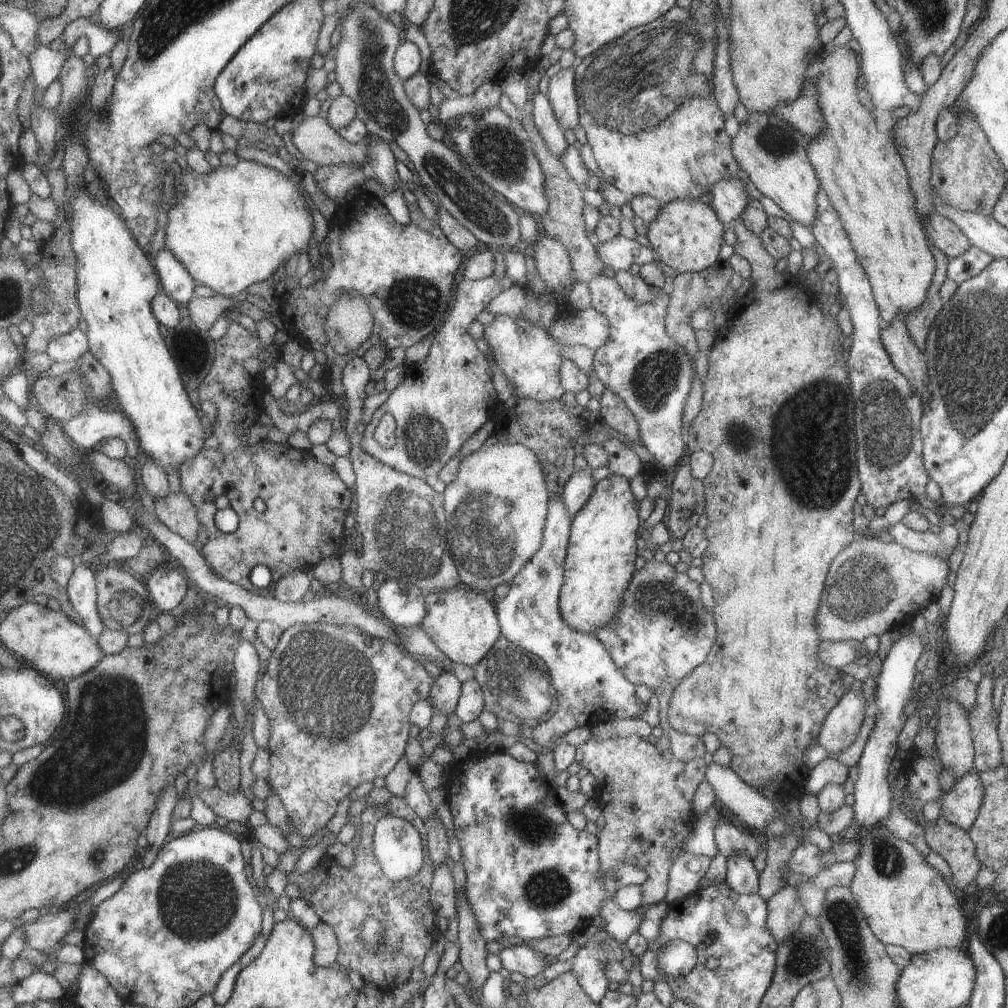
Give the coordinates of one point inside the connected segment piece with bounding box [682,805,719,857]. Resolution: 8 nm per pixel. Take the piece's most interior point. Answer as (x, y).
(701, 842)

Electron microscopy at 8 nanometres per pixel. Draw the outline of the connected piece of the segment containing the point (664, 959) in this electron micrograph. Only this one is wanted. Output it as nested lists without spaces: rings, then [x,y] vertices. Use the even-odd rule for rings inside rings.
[[[671,939],[658,950],[656,968],[664,976],[687,974],[696,963],[696,948],[681,939]]]

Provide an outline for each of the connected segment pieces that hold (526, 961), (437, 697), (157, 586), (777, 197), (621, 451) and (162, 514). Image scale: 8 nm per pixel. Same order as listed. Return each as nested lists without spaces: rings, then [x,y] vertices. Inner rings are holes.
[[[526,943],[511,945],[499,952],[502,967],[509,972],[519,972],[527,979],[549,966],[549,956],[532,950]]]
[[[441,671],[428,692],[428,703],[437,708],[445,716],[454,712],[457,699],[460,695],[460,679],[457,679],[453,672]]]
[[[162,565],[147,578],[150,600],[155,612],[175,613],[185,596],[186,577],[173,565]]]
[[[755,111],[747,113],[747,120],[738,124],[736,134],[730,138],[733,158],[762,196],[773,200],[795,222],[810,228],[812,218],[817,215],[816,192],[820,188],[806,155],[807,137],[778,116]]]
[[[611,437],[602,444],[602,447],[608,454],[608,468],[613,475],[622,476],[629,481],[644,470],[644,464],[639,461],[635,451],[621,440]]]
[[[179,490],[177,494],[171,494],[169,491],[165,498],[153,499],[153,502],[154,513],[159,522],[188,543],[196,544],[195,537],[201,524],[196,508],[183,491]]]

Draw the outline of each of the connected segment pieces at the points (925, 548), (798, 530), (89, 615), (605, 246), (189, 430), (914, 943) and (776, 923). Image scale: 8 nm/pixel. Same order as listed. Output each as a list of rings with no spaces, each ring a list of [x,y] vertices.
[[[901,521],[894,524],[887,531],[891,538],[902,547],[916,553],[927,553],[936,555],[942,561],[947,561],[955,546],[957,546],[958,530],[952,526],[945,526],[938,533],[930,531],[917,532],[911,530],[907,525],[901,524]]]
[[[739,217],[728,226],[731,226],[736,236],[735,244],[732,246],[734,252],[749,263],[748,283],[752,284],[742,297],[727,308],[726,321],[714,332],[712,347],[708,354],[708,367],[702,378],[701,406],[693,417],[684,440],[686,448],[690,451],[701,449],[708,452],[713,461],[711,470],[701,480],[704,486],[703,514],[708,520],[704,533],[708,545],[700,556],[702,559],[700,568],[705,582],[712,590],[714,606],[711,613],[716,626],[716,635],[705,660],[687,673],[673,689],[668,704],[668,721],[677,732],[683,734],[698,737],[705,733],[715,734],[722,746],[730,750],[730,769],[745,784],[754,789],[760,789],[763,784],[775,782],[781,786],[782,792],[786,793],[791,792],[791,786],[801,788],[803,782],[806,781],[809,769],[801,761],[801,755],[807,746],[816,744],[816,736],[822,720],[845,692],[840,682],[843,675],[840,670],[825,666],[817,658],[818,644],[821,642],[817,634],[813,634],[813,642],[803,642],[803,634],[797,634],[797,632],[809,630],[809,628],[813,630],[813,616],[818,607],[819,594],[823,588],[823,580],[827,576],[827,568],[839,551],[857,538],[851,523],[854,518],[851,508],[856,504],[855,498],[860,494],[860,480],[858,474],[855,474],[854,402],[850,394],[846,361],[841,347],[844,336],[837,326],[836,319],[828,313],[821,313],[812,291],[803,292],[785,282],[786,273],[776,269],[776,261],[767,254],[758,237],[743,226]]]
[[[88,564],[75,566],[71,576],[69,577],[67,586],[65,588],[66,595],[69,602],[75,609],[75,612],[82,620],[81,624],[84,625],[88,632],[95,638],[104,630],[104,623],[99,615],[99,609],[96,607],[96,573],[91,572]]]
[[[621,235],[599,243],[595,250],[603,266],[614,272],[636,269],[655,258],[655,251],[650,246],[639,245],[635,239]]]
[[[85,189],[74,191],[69,200],[73,216],[68,220],[71,229],[71,249],[76,256],[76,301],[86,322],[88,350],[108,369],[115,406],[132,422],[139,448],[167,474],[185,461],[191,460],[203,444],[201,413],[196,411],[183,388],[176,364],[159,334],[159,323],[153,316],[150,300],[161,290],[151,263],[152,258],[136,243],[125,221],[113,212],[111,203],[101,206],[91,200]]]
[[[877,826],[855,838],[860,851],[852,860],[854,873],[848,882],[865,922],[884,945],[903,947],[911,956],[940,948],[963,948],[968,934],[961,896],[953,894],[942,876],[908,842]]]
[[[790,885],[778,888],[766,901],[766,925],[779,944],[797,930],[804,908],[798,899],[797,889]]]

